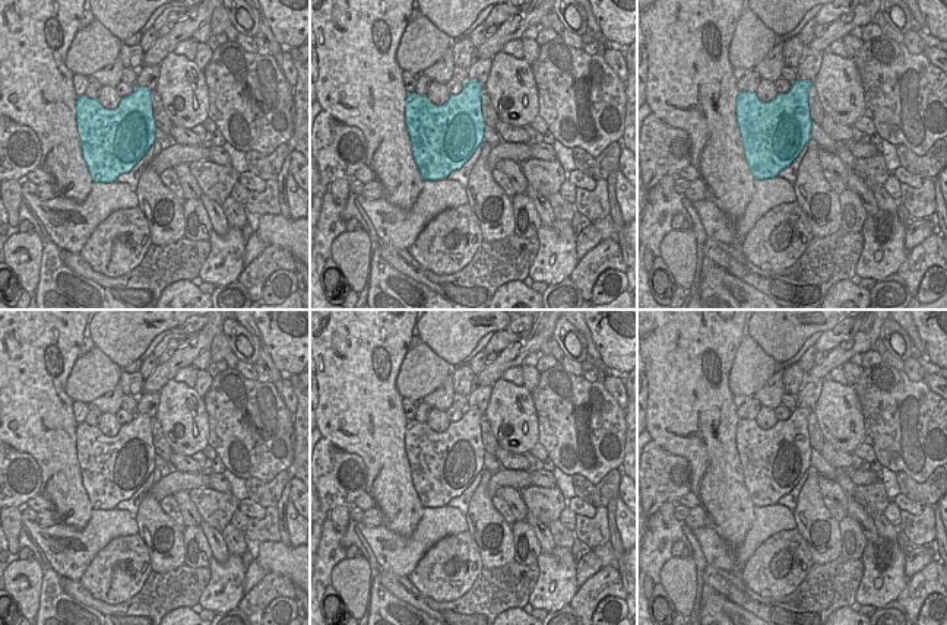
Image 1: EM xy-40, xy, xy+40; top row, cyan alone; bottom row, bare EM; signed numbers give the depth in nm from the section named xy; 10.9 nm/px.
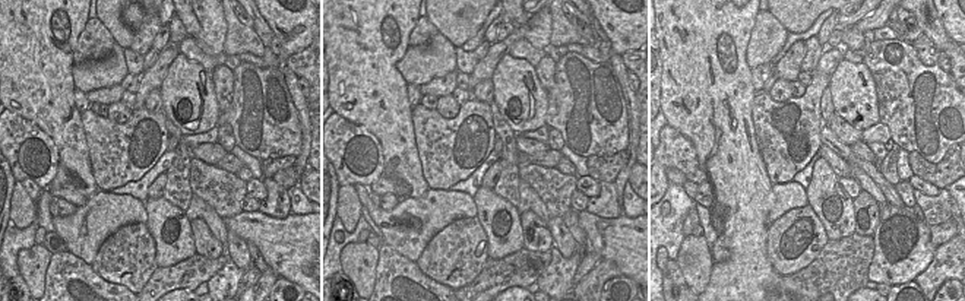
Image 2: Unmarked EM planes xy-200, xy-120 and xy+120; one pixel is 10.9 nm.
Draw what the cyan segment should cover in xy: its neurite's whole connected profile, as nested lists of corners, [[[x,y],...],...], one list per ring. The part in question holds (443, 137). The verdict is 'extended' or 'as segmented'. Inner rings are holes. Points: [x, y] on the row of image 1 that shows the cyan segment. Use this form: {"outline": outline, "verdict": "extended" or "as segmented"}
{"outline": [[[468,80],[457,95],[434,105],[427,95],[408,93],[405,124],[414,161],[424,181],[438,181],[474,155],[484,140],[482,83]]], "verdict": "as segmented"}

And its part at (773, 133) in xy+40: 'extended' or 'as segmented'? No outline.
as segmented

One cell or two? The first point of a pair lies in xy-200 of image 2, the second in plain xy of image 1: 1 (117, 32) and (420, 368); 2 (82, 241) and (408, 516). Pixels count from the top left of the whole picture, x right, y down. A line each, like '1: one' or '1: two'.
1: two
2: two

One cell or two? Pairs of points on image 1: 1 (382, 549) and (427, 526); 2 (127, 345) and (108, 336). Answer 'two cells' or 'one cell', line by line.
1: one cell
2: one cell

